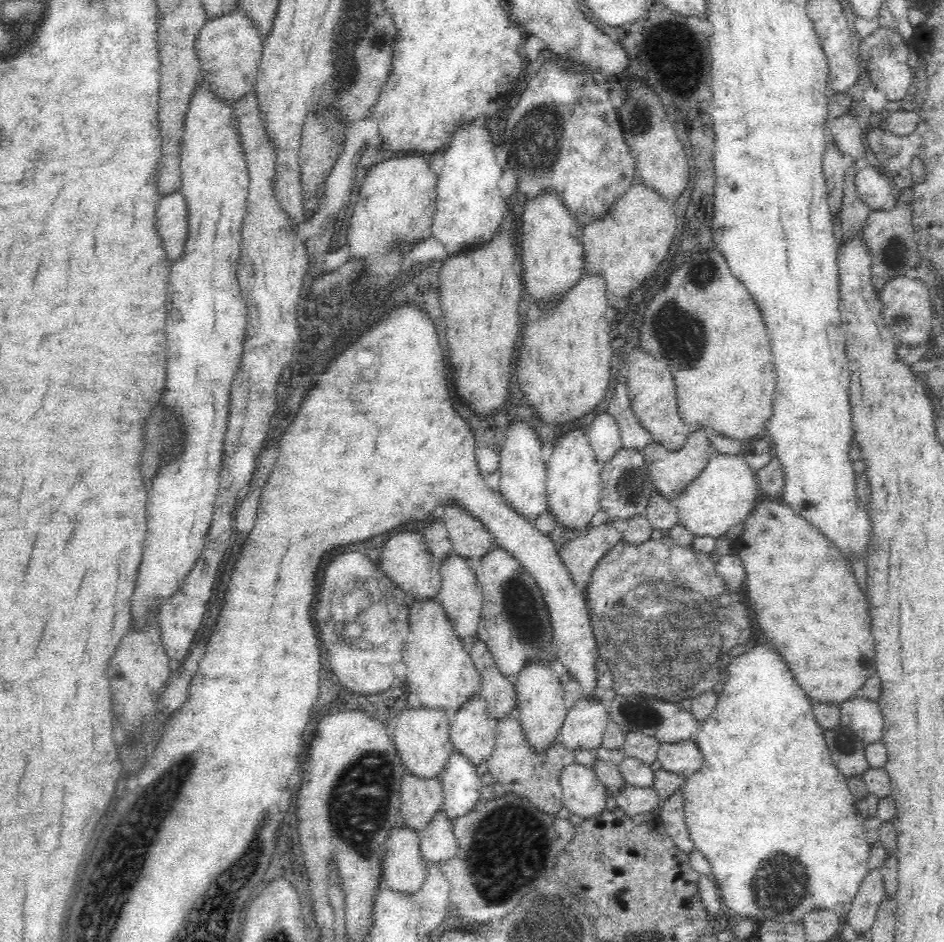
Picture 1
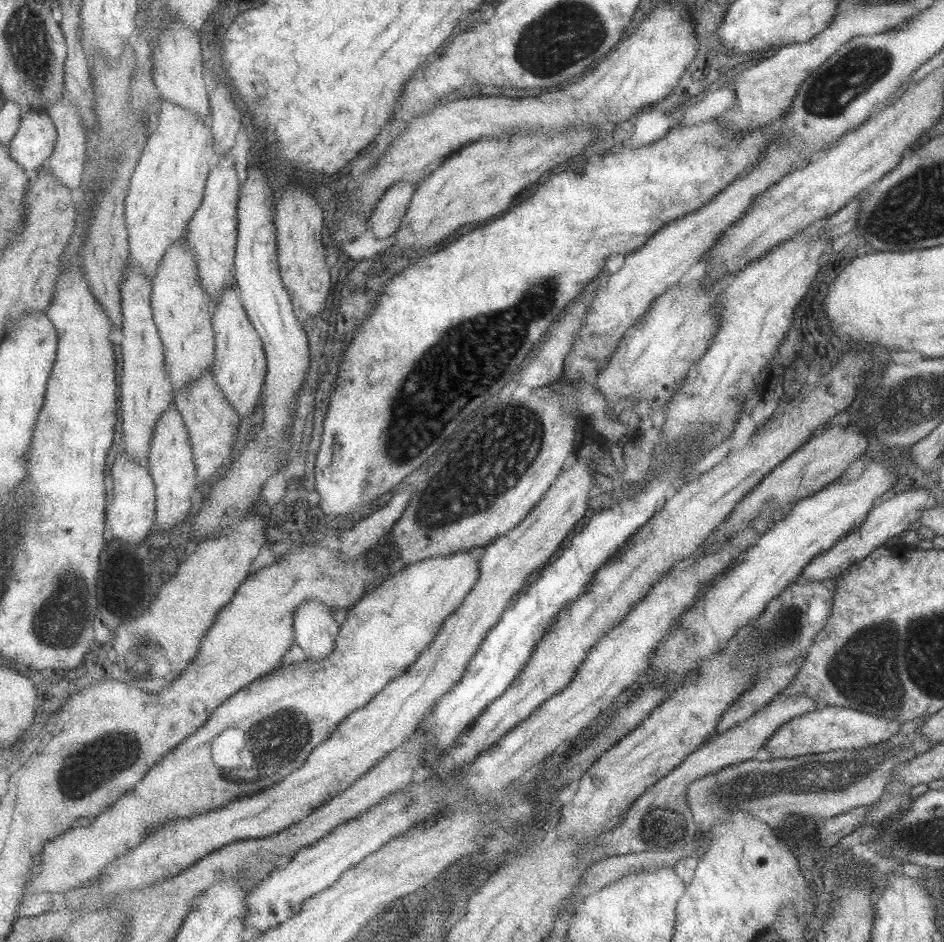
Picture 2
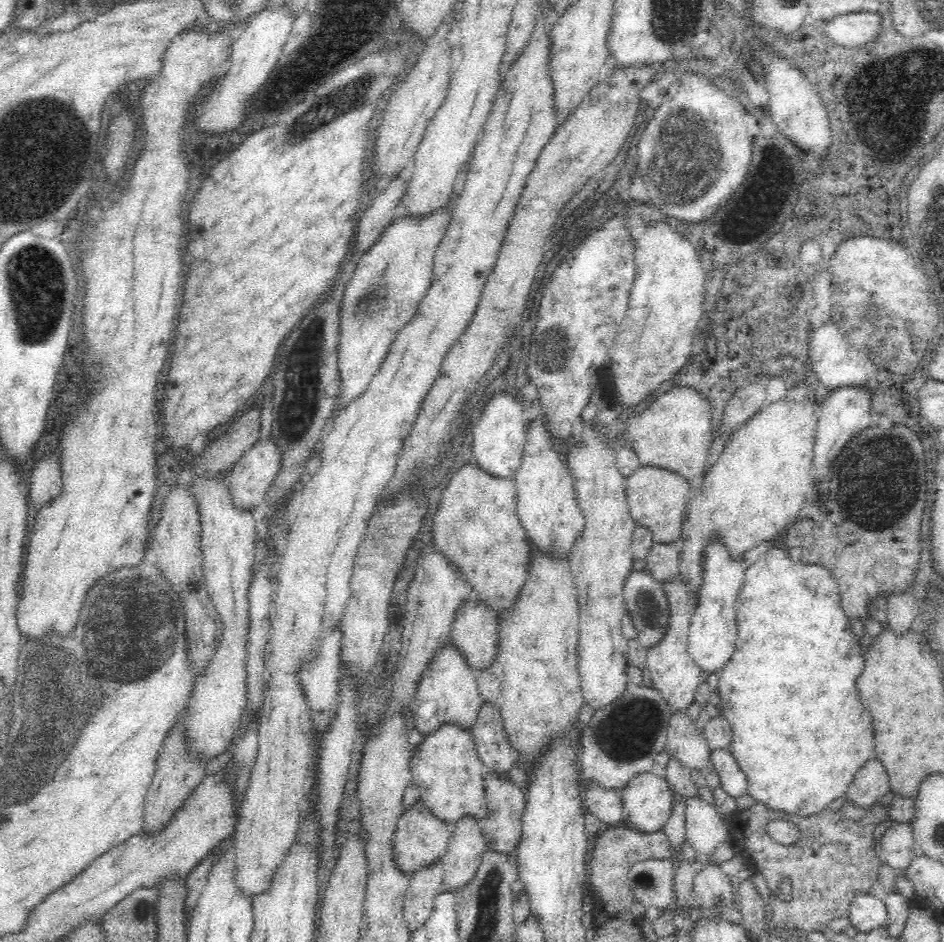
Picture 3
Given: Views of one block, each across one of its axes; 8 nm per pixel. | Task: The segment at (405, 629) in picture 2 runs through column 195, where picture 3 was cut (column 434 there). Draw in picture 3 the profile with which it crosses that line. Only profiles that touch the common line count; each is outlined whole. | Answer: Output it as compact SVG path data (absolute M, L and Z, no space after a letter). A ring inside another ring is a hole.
M442 725L420 743L410 759L411 782L420 790L421 801L430 812L453 827L461 818L486 818L489 808L486 802L482 761L471 731Z

